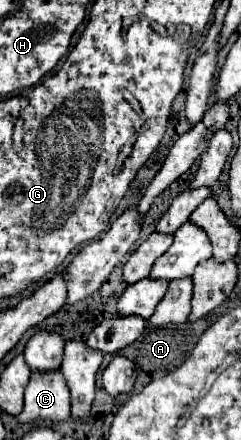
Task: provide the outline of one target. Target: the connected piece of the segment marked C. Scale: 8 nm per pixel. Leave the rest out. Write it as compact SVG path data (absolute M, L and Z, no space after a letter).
M63 372L55 374L31 374L25 388L25 408L17 416L19 422L53 420L61 422L69 418L69 394Z

